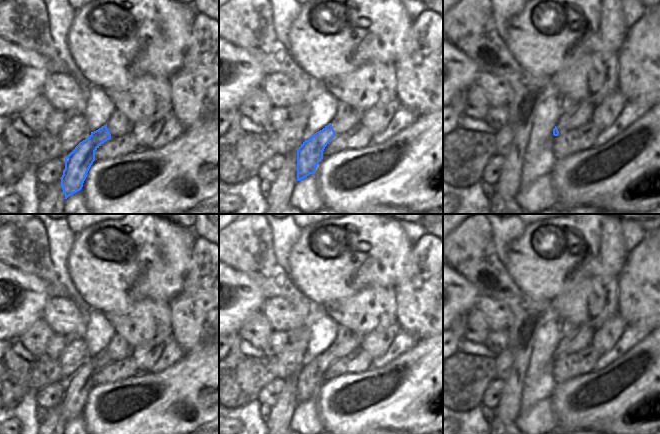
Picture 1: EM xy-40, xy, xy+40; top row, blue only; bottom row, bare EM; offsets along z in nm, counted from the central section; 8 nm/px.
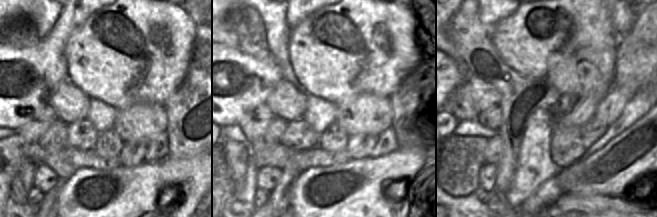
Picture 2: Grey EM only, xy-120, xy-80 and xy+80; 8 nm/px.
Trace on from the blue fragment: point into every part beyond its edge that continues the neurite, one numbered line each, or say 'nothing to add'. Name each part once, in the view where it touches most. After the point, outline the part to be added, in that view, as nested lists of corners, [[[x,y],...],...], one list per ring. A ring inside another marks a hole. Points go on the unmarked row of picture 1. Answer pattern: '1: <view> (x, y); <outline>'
1: xy (339, 350); [[[333,343],[330,347],[335,355],[335,359],[338,359],[347,353],[344,344],[336,345]]]

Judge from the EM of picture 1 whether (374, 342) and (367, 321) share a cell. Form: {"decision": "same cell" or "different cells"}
{"decision": "different cells"}

